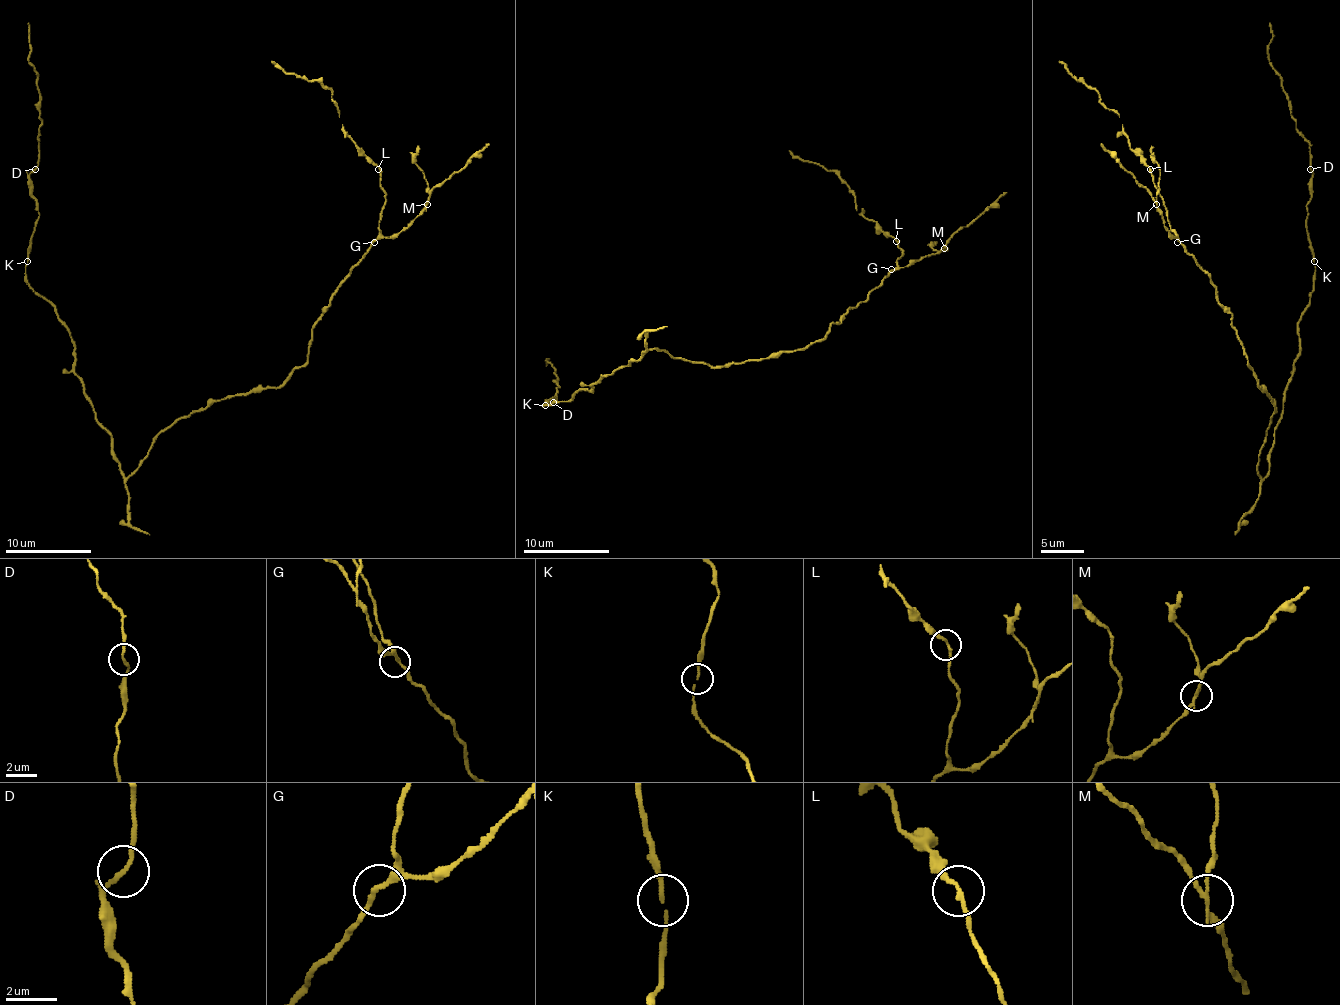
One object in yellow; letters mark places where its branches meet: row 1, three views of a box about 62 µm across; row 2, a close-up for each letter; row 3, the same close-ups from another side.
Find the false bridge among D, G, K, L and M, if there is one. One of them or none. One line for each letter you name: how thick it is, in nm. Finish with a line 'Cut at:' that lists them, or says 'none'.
M: 150 nm
Cut at: M

